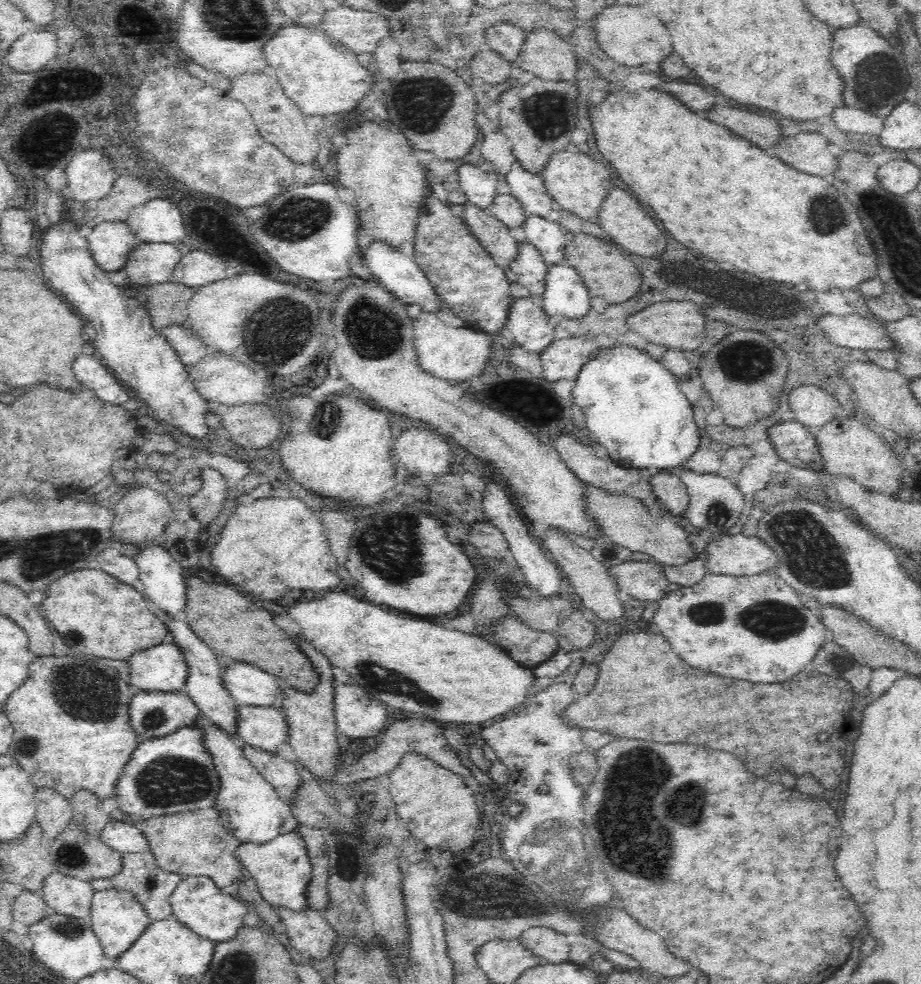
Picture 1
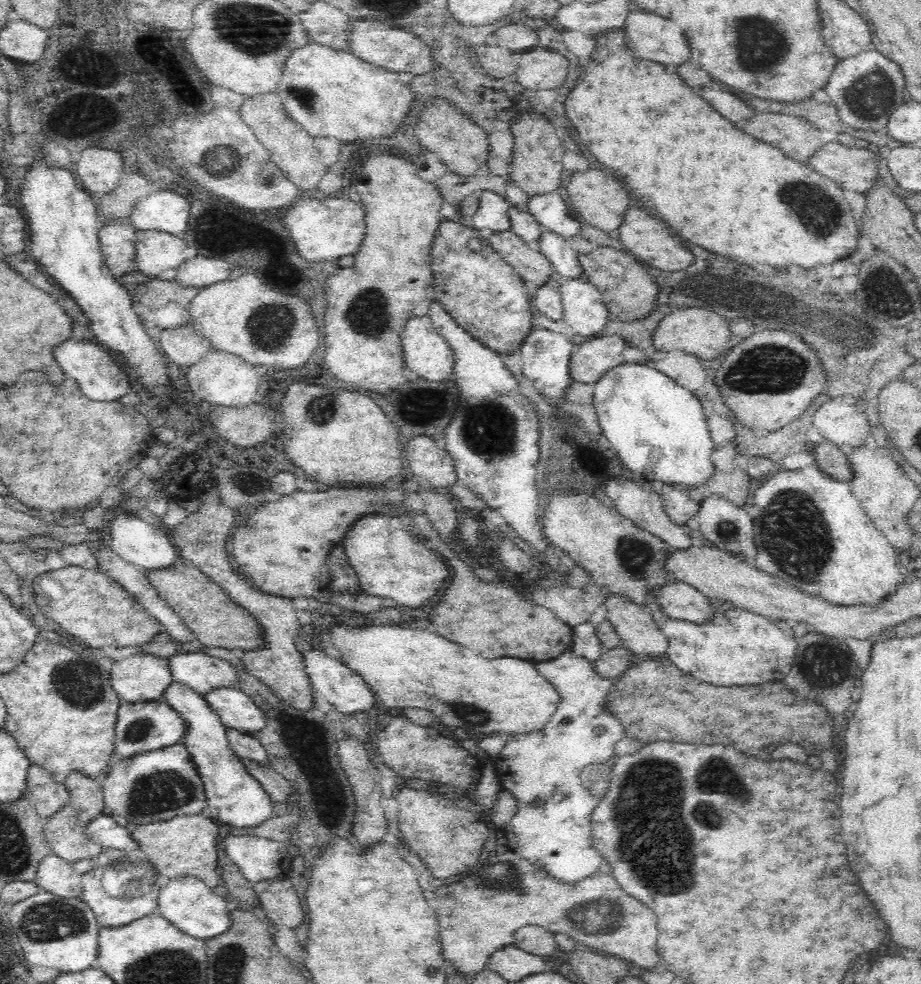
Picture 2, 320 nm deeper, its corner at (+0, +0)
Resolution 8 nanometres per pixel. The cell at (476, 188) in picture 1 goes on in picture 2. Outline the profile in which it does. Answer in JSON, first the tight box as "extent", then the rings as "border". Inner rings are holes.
{"extent":[473,190,510,232],"border":[[[483,190],[478,197],[479,205],[474,214],[473,228],[477,231],[481,228],[490,228],[493,232],[510,230],[508,215],[510,204],[506,197],[500,196],[493,190]]]}

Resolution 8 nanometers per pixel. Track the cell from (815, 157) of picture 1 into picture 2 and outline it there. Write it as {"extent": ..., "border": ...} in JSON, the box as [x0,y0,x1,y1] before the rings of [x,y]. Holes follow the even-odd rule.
{"extent":[806,142,878,194],"border":[[[837,142],[822,143],[806,161],[818,174],[831,178],[837,186],[864,194],[878,177],[878,158],[866,148]]]}

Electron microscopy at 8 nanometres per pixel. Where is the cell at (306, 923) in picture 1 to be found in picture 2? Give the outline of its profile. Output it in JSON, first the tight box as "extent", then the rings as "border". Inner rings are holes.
{"extent":[253,880,308,929],"border":[[[262,880],[253,883],[258,902],[266,910],[267,920],[276,927],[291,929],[304,924],[308,916],[302,910],[298,888],[282,880]]]}

